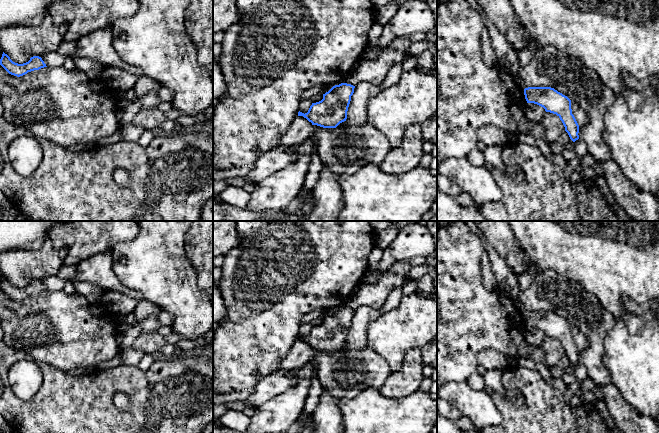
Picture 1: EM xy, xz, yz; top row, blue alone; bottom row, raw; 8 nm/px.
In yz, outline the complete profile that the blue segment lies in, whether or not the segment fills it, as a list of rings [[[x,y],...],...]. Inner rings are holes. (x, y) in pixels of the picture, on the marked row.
[[[528,87],[524,89],[524,95],[527,103],[537,104],[546,112],[556,114],[573,142],[579,139],[579,125],[572,114],[571,100],[567,96],[551,87]]]

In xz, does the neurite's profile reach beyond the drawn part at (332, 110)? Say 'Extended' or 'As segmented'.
As segmented

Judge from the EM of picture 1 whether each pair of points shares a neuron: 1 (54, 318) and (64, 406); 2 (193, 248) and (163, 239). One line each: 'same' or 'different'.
1: different
2: different

